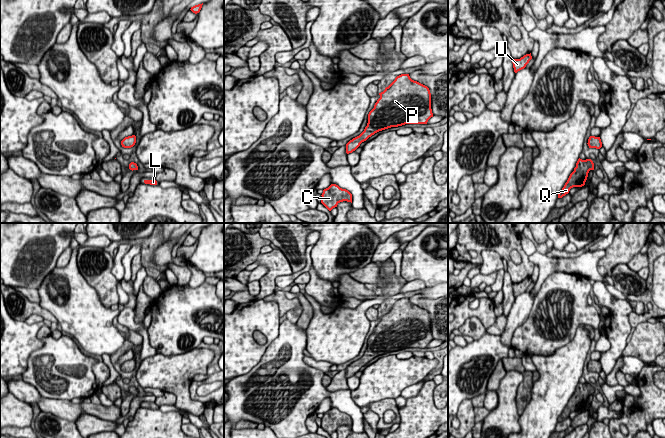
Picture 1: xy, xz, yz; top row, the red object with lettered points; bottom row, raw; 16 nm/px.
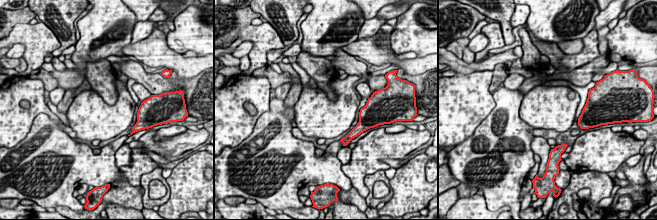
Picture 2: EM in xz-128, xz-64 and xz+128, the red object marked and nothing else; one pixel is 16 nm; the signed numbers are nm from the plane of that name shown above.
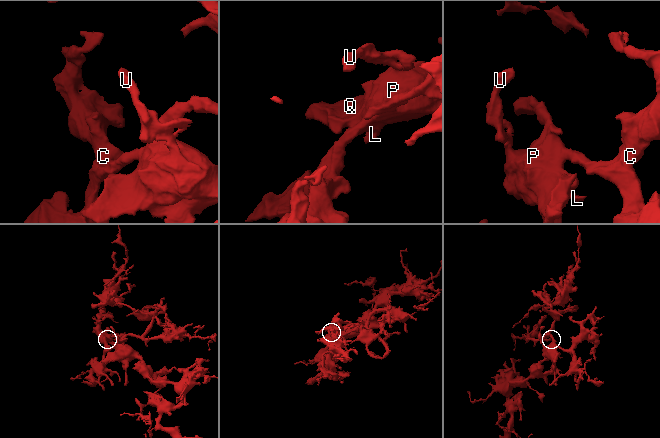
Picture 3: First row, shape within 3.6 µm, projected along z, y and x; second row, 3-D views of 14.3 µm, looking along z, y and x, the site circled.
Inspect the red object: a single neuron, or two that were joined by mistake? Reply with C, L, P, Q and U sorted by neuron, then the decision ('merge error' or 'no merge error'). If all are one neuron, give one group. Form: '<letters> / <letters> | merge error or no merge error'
C L P Q U | no merge error

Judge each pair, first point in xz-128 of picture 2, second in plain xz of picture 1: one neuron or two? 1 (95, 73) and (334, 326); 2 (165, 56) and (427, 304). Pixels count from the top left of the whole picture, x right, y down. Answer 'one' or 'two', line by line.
1: two
2: two

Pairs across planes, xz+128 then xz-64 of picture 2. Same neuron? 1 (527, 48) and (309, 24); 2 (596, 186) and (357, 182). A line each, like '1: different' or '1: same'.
1: different
2: different

